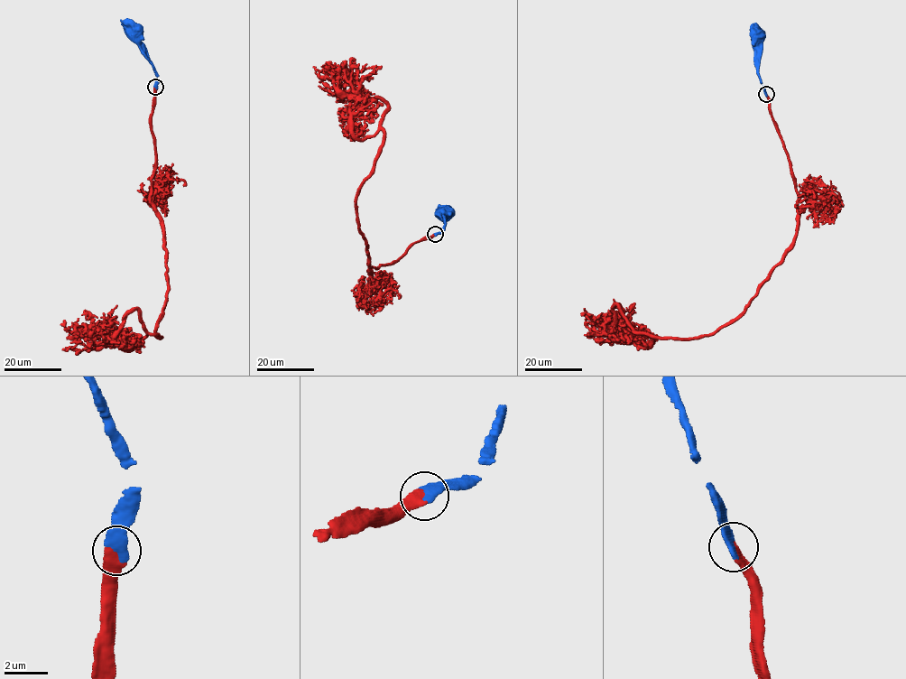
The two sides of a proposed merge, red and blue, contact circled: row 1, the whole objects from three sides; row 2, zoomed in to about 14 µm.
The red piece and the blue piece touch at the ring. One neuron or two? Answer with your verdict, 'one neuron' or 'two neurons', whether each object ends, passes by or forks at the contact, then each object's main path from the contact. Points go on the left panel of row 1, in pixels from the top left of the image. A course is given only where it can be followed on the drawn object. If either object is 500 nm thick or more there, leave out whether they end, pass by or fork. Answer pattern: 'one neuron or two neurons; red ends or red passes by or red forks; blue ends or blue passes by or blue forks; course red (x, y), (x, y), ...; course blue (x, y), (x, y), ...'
one neuron; red ends; blue ends; course red (155, 88), (150, 203), (168, 280), (160, 337), (97, 348), (63, 323); course blue (155, 88), (154, 68), (144, 45), (139, 40), (139, 26), (134, 25), (134, 28)

